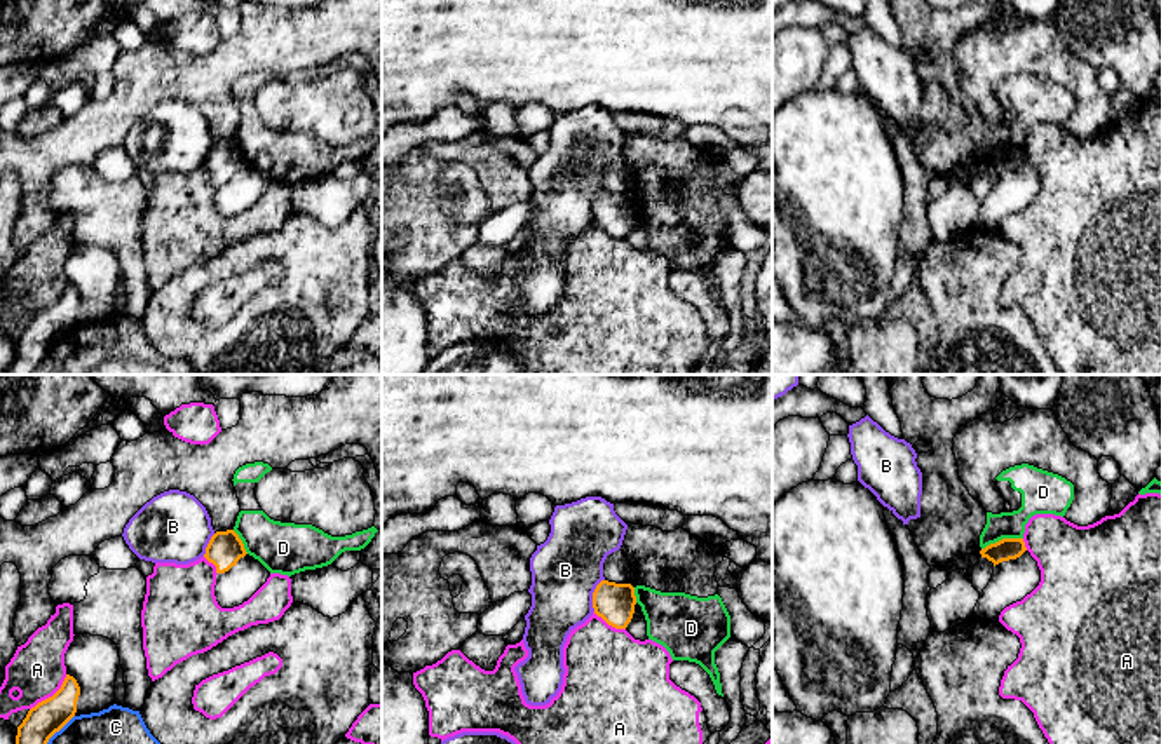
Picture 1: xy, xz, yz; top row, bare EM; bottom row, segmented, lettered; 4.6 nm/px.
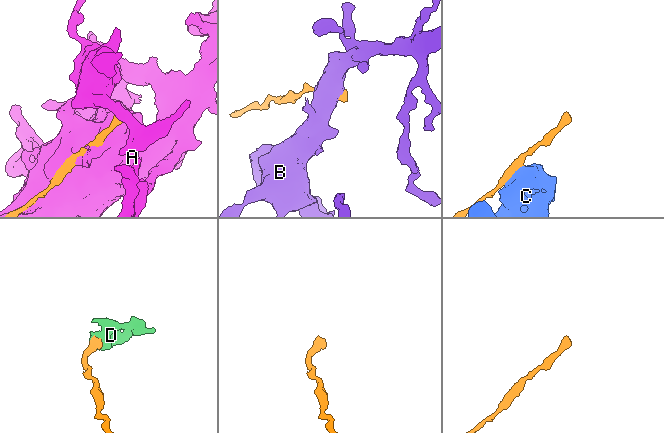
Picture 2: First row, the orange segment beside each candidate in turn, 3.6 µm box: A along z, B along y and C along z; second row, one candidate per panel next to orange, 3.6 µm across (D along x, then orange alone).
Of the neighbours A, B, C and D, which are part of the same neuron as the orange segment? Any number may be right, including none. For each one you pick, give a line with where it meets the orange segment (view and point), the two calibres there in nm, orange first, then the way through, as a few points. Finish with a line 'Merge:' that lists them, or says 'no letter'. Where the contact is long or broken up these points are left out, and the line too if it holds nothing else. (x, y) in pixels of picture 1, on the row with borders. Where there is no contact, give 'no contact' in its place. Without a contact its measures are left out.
Merge: no letter

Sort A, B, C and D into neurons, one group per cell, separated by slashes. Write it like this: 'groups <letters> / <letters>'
groups A / B / C / D

